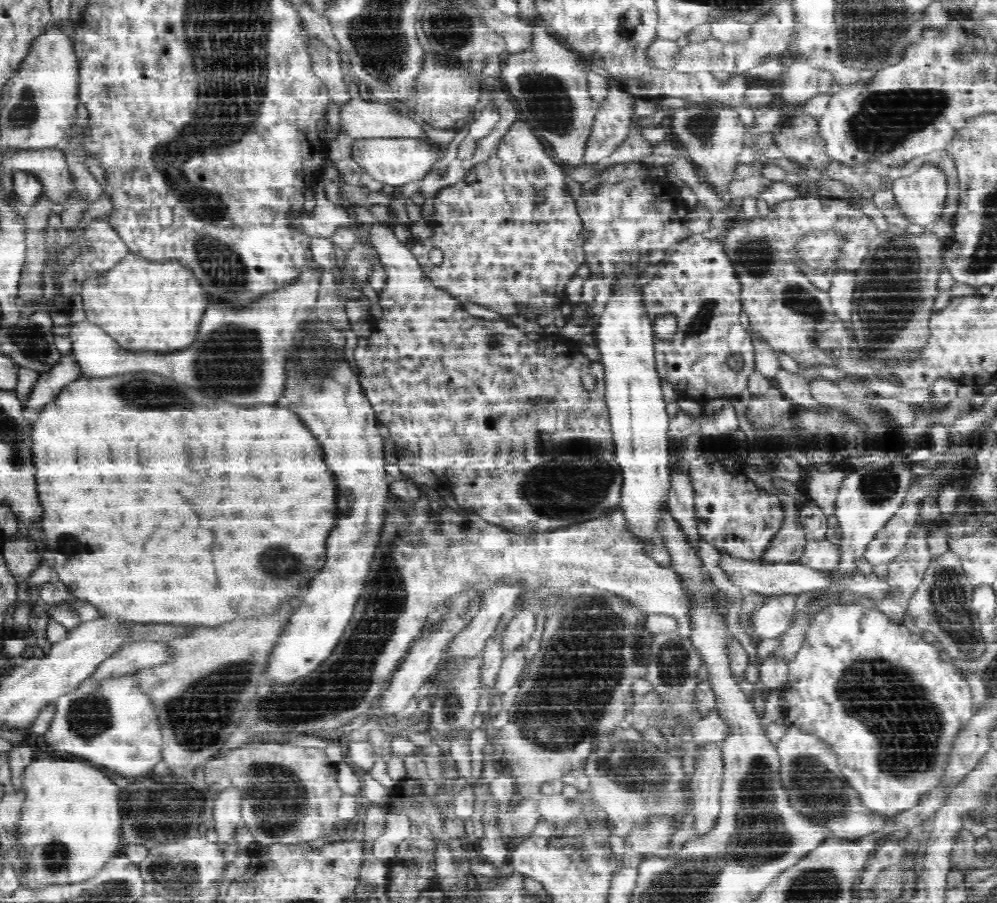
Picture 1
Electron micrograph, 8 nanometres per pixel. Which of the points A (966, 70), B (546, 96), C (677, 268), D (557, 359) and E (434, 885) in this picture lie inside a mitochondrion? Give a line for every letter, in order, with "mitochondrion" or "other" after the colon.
A: other
B: mitochondrion
C: other
D: other
E: other

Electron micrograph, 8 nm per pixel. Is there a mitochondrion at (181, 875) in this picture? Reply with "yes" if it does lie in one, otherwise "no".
yes

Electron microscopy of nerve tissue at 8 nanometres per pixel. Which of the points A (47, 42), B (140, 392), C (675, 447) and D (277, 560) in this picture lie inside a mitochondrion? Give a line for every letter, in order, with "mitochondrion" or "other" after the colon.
A: other
B: mitochondrion
C: other
D: mitochondrion

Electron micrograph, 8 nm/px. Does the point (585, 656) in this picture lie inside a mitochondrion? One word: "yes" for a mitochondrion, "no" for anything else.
yes

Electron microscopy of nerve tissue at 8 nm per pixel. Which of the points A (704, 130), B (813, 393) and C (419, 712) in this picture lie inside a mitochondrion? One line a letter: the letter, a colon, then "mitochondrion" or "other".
A: mitochondrion
B: other
C: mitochondrion

